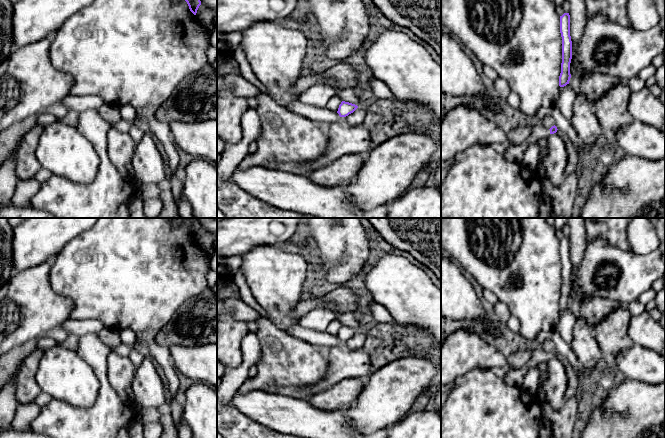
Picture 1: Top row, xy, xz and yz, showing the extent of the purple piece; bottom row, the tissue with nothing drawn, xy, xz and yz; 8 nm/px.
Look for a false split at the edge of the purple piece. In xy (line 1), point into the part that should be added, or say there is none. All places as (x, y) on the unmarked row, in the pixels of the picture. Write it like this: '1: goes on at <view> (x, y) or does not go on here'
1: does not go on here

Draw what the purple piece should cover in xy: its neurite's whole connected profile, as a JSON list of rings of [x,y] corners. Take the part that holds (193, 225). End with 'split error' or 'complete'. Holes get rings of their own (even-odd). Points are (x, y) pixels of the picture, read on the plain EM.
[[[186,218],[184,223],[189,230],[190,235],[194,239],[196,239],[197,234],[198,234],[199,230],[201,229],[199,220],[197,220],[196,218]]] | complete

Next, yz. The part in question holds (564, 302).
[[[564,237],[560,240],[560,257],[562,261],[562,287],[559,300],[559,310],[564,311],[569,308],[571,302],[570,287],[572,283],[572,265],[570,260],[569,237]]] | complete

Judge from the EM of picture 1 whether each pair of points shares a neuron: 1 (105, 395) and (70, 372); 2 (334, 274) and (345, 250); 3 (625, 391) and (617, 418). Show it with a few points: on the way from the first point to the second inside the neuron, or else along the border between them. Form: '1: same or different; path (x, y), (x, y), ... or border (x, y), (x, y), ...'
1: different; border (91, 368), (99, 390), (96, 400), (84, 409)
2: same; path (337, 268), (342, 263), (344, 256)
3: same; path (625, 398), (624, 411)

